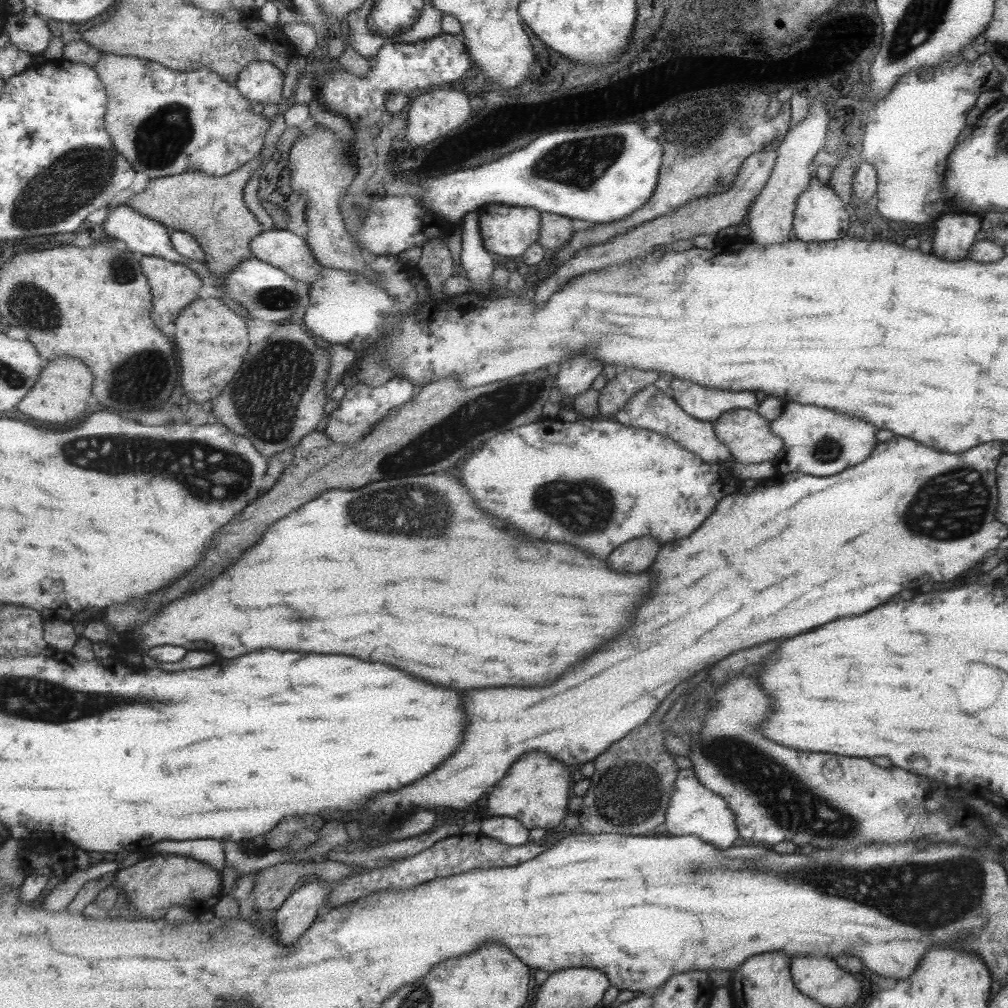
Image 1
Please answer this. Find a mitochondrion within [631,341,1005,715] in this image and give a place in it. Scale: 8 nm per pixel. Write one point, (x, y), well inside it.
(971, 502)

